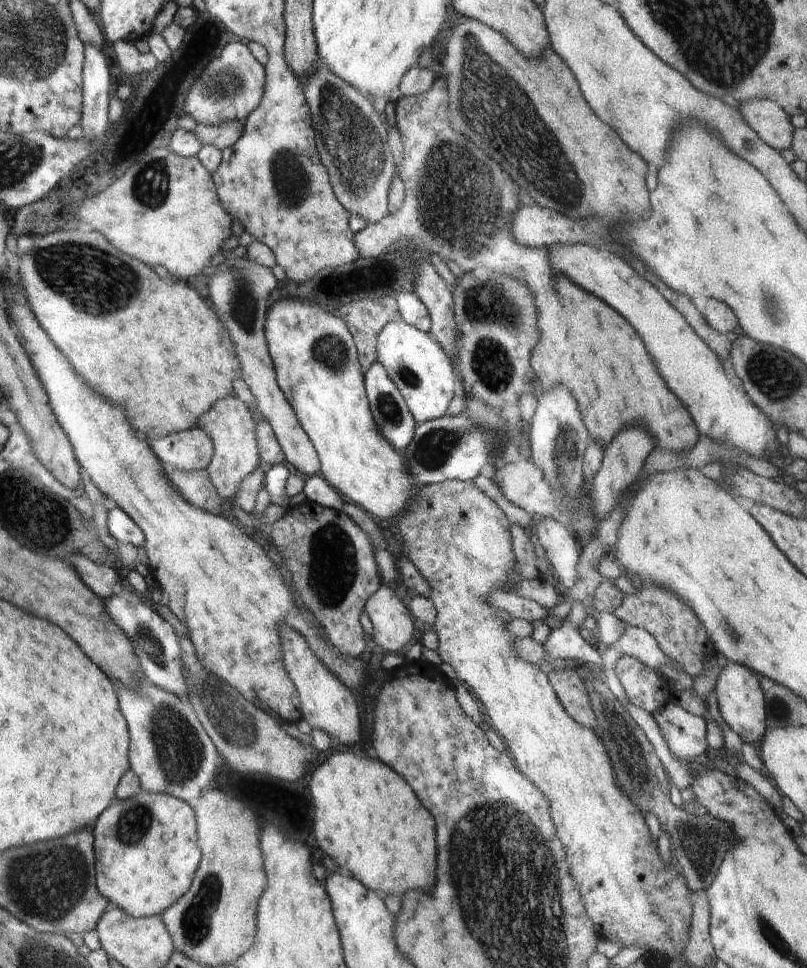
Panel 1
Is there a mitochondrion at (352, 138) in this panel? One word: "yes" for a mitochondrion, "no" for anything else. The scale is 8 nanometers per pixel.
yes

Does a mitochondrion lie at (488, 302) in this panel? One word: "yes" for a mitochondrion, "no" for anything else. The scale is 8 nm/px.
yes

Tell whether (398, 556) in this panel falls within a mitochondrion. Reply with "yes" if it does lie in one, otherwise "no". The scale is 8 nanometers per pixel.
no

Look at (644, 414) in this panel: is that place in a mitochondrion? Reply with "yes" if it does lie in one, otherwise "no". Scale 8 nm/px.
no

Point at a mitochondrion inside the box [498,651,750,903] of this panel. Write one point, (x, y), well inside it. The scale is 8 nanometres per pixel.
(703, 844)

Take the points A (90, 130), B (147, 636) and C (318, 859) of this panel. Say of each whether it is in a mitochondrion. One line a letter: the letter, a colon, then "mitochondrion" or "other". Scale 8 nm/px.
A: other
B: mitochondrion
C: other

